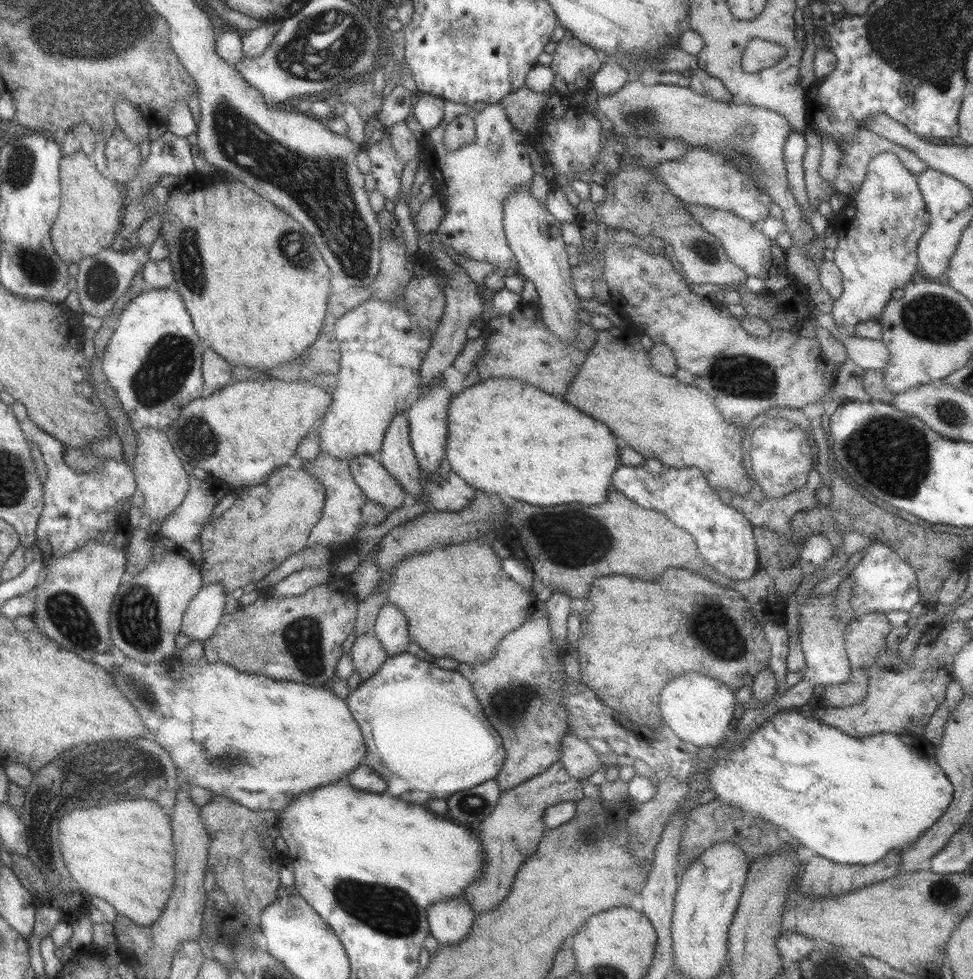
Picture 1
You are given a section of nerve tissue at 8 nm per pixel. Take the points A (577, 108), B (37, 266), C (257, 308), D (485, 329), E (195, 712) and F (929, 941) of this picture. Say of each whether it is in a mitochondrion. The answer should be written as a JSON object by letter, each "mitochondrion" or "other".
{"A":"other","B":"mitochondrion","C":"other","D":"other","E":"other","F":"other"}

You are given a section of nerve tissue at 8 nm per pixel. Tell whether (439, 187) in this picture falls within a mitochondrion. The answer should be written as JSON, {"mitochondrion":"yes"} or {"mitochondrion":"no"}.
{"mitochondrion":"no"}

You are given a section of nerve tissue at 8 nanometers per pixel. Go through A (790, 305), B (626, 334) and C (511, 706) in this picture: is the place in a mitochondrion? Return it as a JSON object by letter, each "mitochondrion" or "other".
{"A":"other","B":"other","C":"mitochondrion"}

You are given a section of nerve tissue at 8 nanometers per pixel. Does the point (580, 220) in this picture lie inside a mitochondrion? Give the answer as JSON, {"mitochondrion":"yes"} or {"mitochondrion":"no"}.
{"mitochondrion":"no"}

